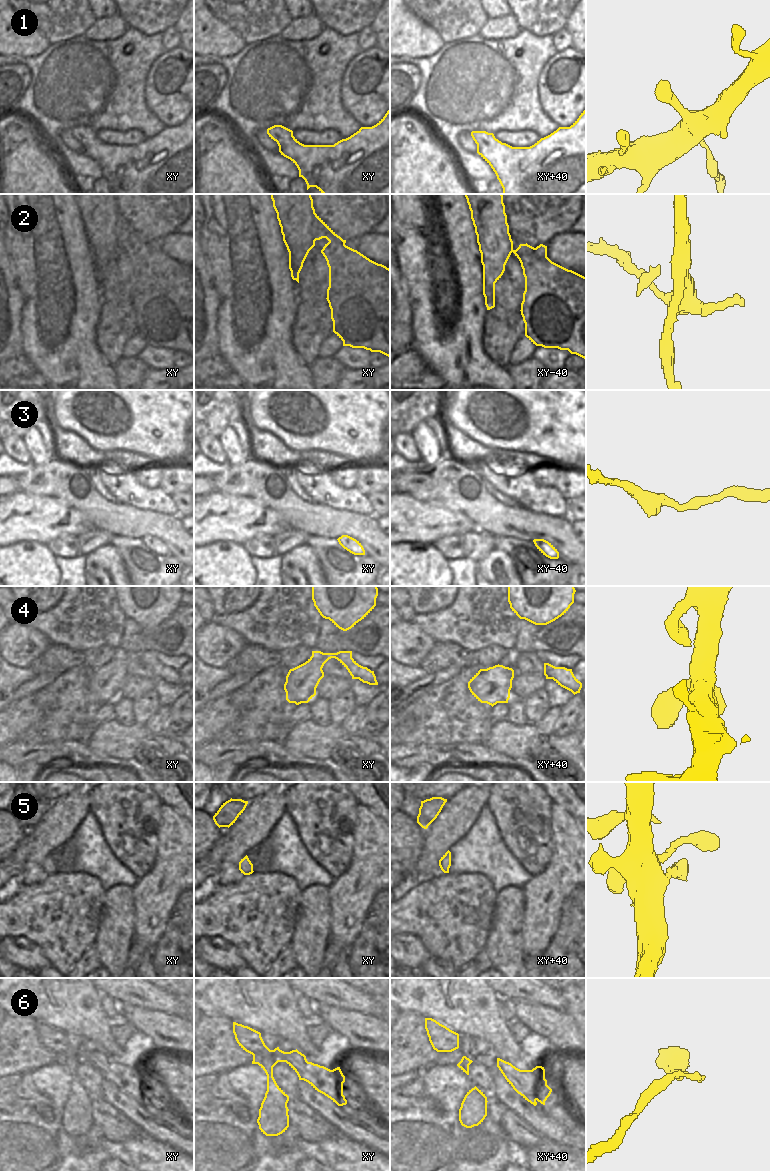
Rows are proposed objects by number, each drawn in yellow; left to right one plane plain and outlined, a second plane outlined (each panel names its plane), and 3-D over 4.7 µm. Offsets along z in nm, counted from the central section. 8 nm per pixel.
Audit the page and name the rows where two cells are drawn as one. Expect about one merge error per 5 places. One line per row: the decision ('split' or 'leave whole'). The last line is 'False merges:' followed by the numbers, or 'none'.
1: leave whole
2: split
3: leave whole
4: leave whole
5: leave whole
6: leave whole
False merges: 2

